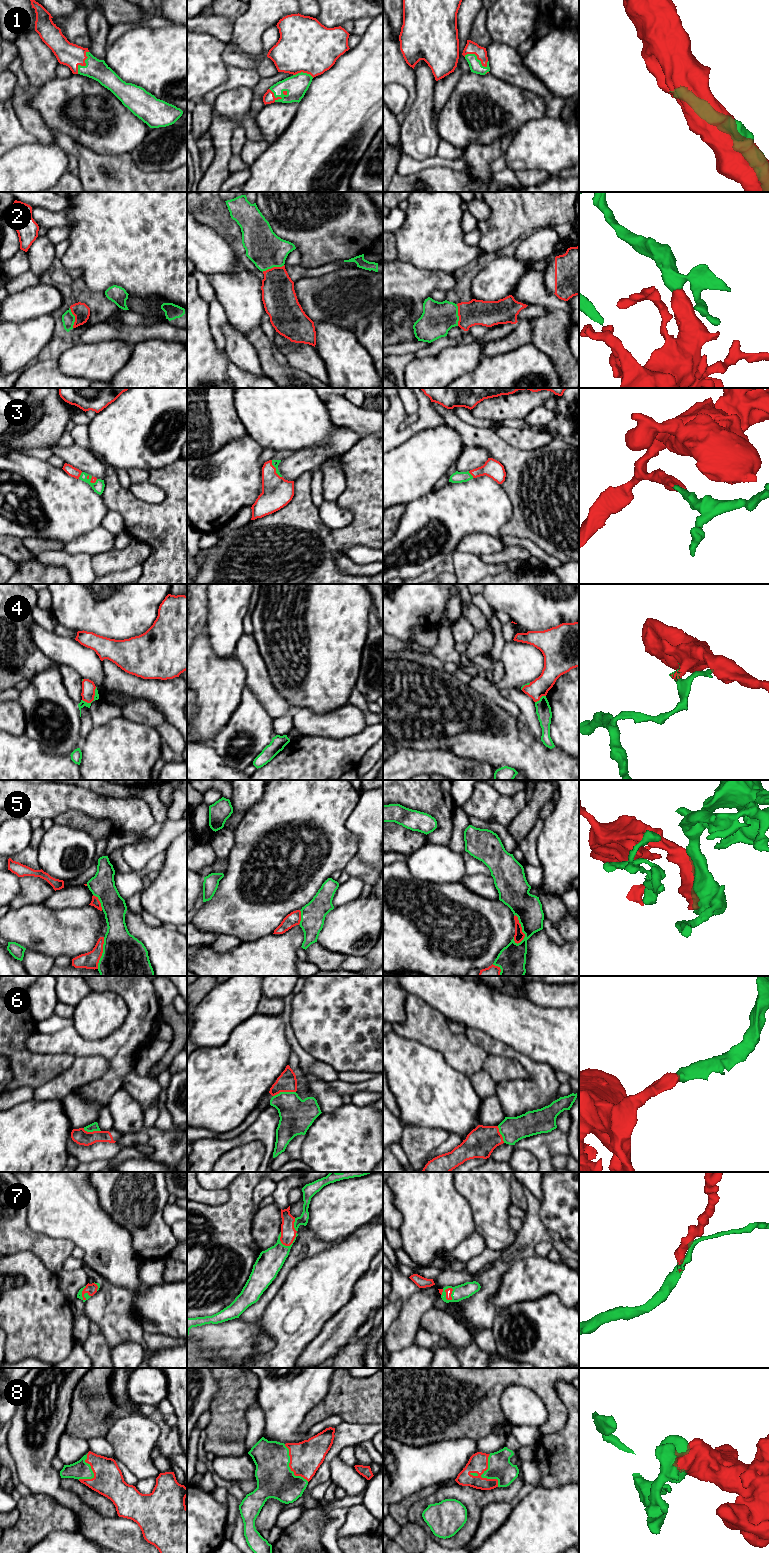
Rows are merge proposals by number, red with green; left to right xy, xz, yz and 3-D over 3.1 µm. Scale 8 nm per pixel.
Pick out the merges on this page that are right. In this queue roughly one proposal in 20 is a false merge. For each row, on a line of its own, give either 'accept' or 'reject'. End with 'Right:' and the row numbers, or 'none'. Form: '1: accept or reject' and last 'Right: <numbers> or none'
1: accept
2: accept
3: accept
4: reject
5: accept
6: accept
7: accept
8: accept
Right: 1, 2, 3, 5, 6, 7, 8

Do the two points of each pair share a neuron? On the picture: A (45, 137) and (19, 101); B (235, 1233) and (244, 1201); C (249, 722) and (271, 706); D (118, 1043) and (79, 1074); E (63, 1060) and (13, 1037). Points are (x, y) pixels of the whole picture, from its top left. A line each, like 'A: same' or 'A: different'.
A: same
B: same
C: different
D: different
E: same

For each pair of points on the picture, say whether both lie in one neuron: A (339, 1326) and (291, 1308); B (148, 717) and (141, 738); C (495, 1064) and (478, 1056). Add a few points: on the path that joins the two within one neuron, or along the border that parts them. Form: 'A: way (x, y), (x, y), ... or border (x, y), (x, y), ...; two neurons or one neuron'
A: way (327, 1316), (303, 1316); one neuron
B: border (123, 716), (154, 729); two neurons
C: border (488, 1055), (482, 1069); two neurons

